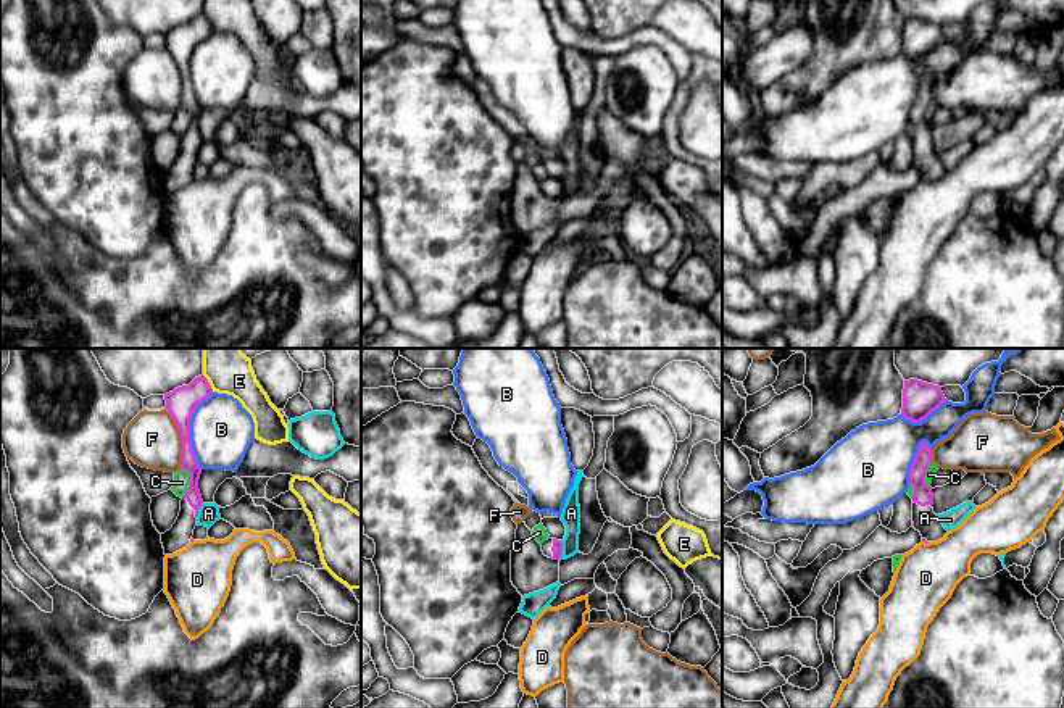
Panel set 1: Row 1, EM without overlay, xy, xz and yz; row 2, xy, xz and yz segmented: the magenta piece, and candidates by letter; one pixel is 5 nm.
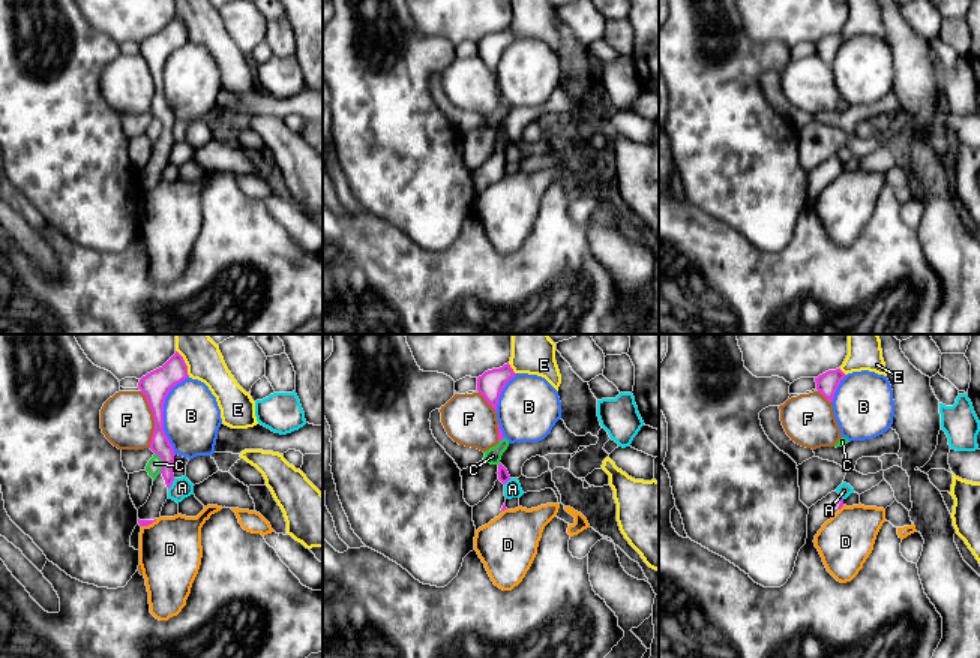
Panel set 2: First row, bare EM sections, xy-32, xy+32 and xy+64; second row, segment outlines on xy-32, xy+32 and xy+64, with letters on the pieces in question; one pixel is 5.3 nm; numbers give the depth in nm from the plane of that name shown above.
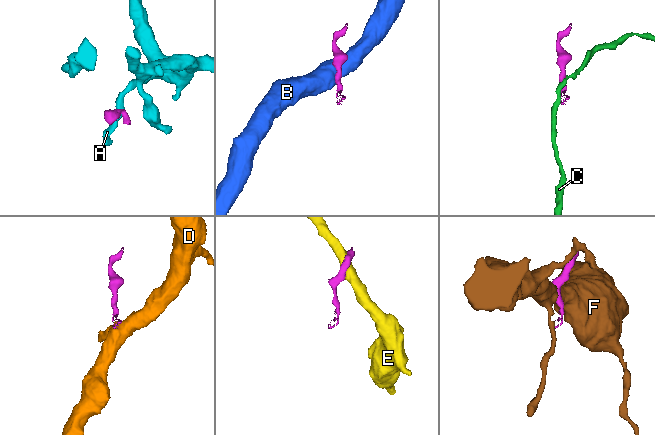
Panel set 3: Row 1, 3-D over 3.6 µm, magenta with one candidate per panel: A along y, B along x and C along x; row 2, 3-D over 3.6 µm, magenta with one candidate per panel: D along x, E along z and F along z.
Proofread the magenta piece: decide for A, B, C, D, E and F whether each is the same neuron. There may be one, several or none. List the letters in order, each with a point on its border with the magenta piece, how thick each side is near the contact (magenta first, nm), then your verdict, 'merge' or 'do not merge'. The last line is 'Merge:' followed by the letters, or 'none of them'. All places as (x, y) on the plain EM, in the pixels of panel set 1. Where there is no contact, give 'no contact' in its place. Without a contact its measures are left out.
A: xz (561, 189) | 60/100 nm | do not merge
B: xy (189, 68) | 150/320 nm | do not merge
C: xy (191, 121) | 80/90 nm | do not merge
D: yz (926, 181) | 20/300 nm | do not merge
E: xy (208, 21) | 150/180 nm | do not merge
F: xy (182, 79) | 150/280 nm | do not merge
Merge: none of them

